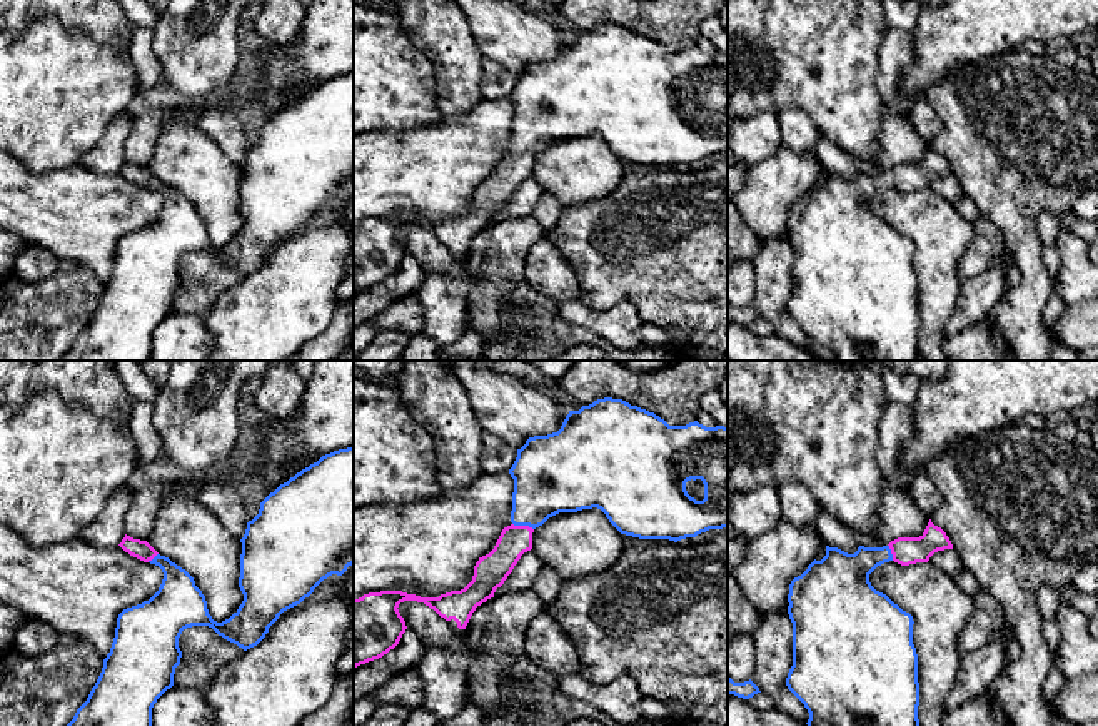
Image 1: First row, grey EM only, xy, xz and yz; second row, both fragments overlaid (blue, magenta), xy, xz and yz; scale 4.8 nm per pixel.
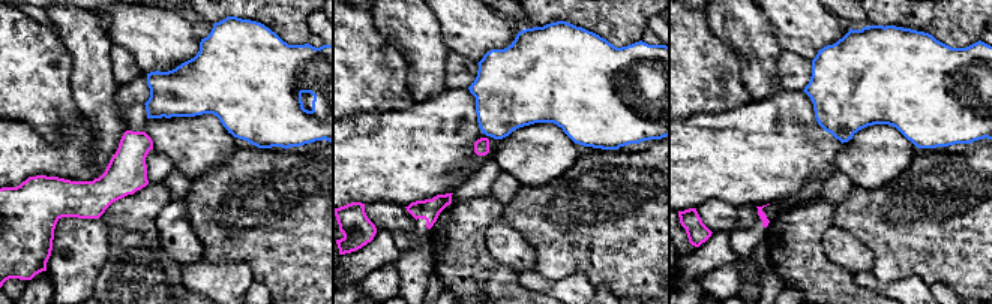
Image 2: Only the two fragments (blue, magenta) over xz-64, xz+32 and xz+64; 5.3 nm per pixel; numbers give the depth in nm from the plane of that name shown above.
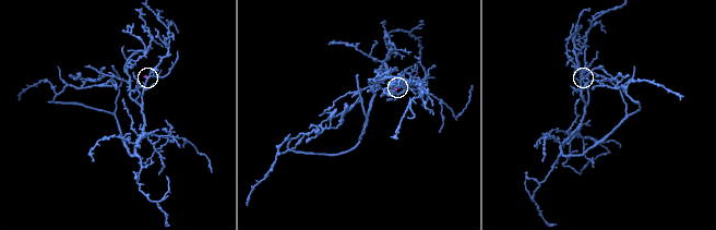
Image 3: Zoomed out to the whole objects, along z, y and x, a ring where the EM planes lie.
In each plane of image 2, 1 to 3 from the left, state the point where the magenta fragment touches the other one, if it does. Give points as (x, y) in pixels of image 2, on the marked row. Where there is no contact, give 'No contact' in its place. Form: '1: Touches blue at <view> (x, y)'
1: No contact
2: No contact
3: No contact

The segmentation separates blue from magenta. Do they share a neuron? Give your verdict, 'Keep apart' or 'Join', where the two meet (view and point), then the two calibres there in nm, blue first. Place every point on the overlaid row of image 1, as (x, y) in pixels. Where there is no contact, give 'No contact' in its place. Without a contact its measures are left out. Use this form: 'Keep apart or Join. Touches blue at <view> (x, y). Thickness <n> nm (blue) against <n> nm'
Join. Touches blue at xz (523, 524). Thickness 340 nm (blue) against 150 nm

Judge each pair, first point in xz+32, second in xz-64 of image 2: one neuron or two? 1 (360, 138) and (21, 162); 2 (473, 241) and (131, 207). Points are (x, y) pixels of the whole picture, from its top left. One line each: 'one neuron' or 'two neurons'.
1: one neuron
2: one neuron

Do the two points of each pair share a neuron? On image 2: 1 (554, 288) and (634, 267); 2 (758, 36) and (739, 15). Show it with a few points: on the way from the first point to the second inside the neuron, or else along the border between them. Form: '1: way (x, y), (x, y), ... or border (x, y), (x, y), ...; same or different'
1: border (551, 279), (563, 279), (581, 271), (595, 286); different
2: way (754, 32), (742, 20); same

